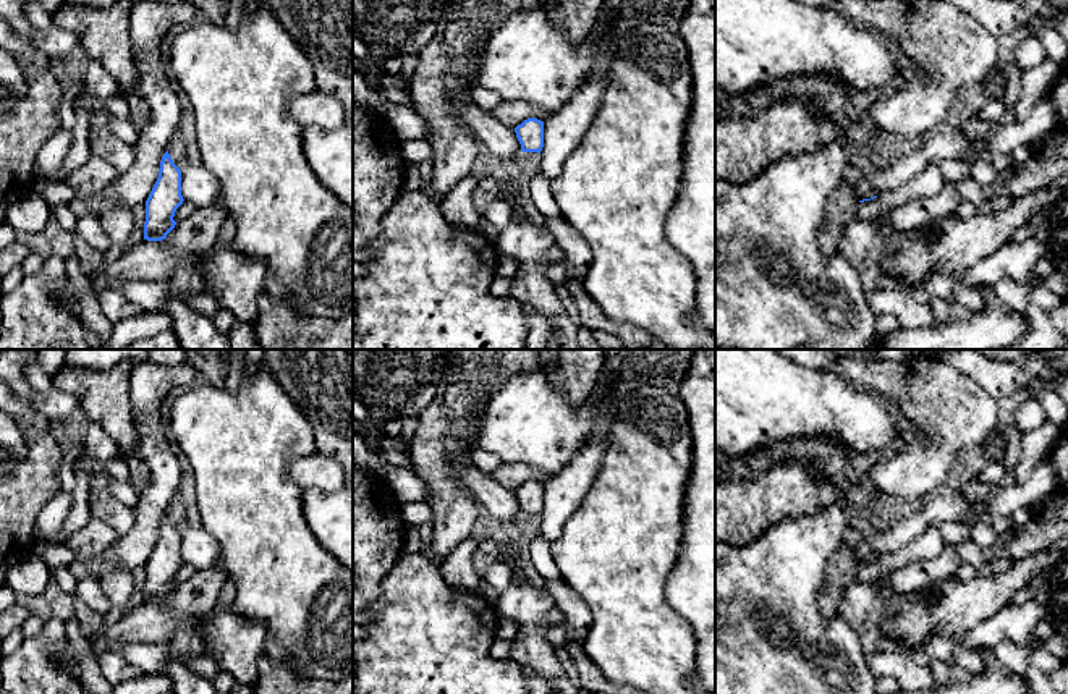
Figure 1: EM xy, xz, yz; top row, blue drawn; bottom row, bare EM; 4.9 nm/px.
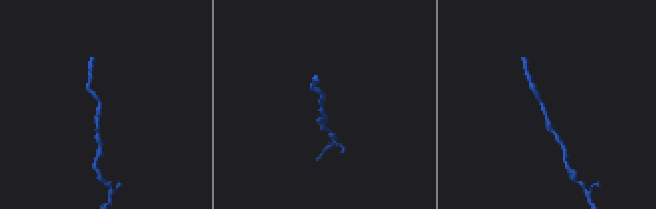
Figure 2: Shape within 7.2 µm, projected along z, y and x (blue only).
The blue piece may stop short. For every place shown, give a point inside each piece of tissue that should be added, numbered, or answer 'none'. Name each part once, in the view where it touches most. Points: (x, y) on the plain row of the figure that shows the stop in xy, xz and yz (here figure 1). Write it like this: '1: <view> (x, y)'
none

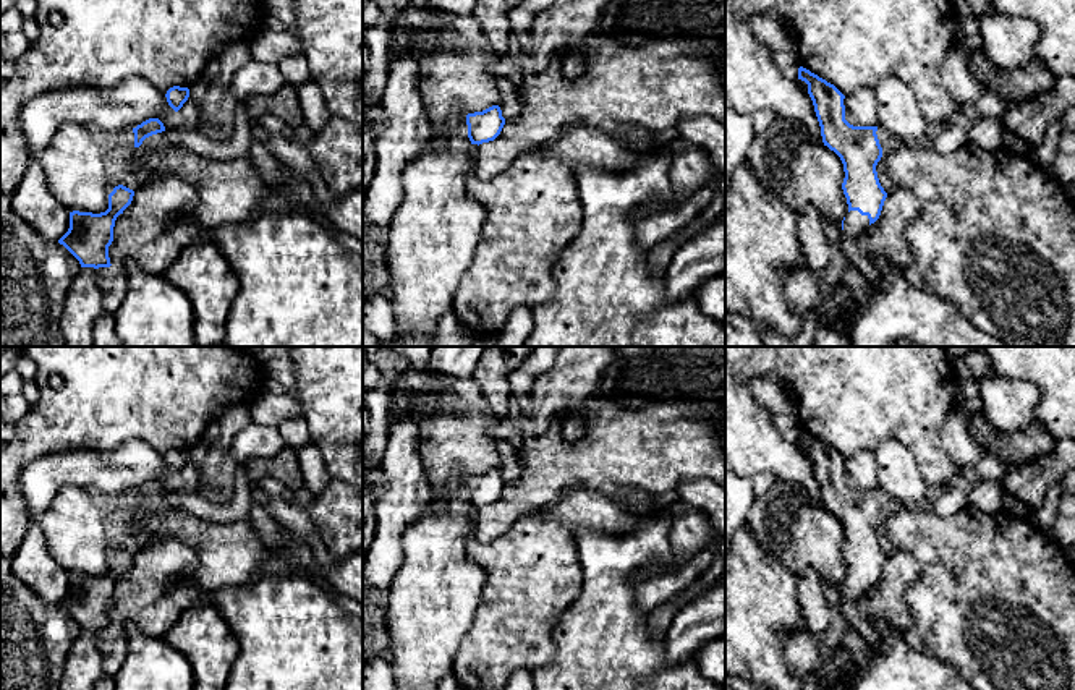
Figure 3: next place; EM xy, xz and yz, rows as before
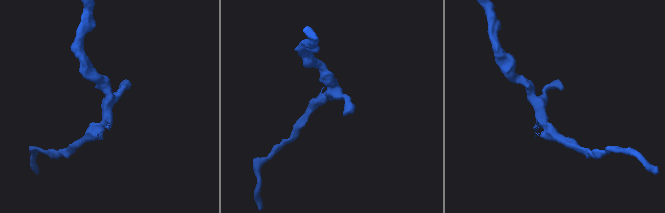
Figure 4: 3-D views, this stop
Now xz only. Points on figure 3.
none

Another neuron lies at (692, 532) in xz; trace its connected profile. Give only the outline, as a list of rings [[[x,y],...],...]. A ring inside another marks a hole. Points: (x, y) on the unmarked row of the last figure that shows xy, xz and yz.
[[[683,502],[665,505],[670,518],[670,560],[662,565],[649,565],[633,572],[631,580],[649,581],[662,573],[673,572],[690,562],[698,552],[717,544],[720,535],[704,512]]]

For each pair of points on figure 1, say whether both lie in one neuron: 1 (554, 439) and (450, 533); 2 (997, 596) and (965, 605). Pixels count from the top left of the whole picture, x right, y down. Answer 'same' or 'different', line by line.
1: different
2: same

